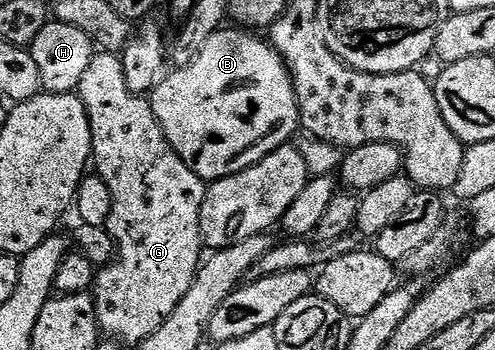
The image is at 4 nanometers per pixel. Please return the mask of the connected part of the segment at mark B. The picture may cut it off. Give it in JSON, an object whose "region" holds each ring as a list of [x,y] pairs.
{"region":[[[237,26],[222,27],[207,38],[203,50],[191,62],[174,67],[174,72],[170,71],[151,92],[153,113],[167,142],[203,181],[222,180],[259,163],[267,154],[290,143],[301,123],[293,80],[284,60],[272,44],[257,36]]]}

